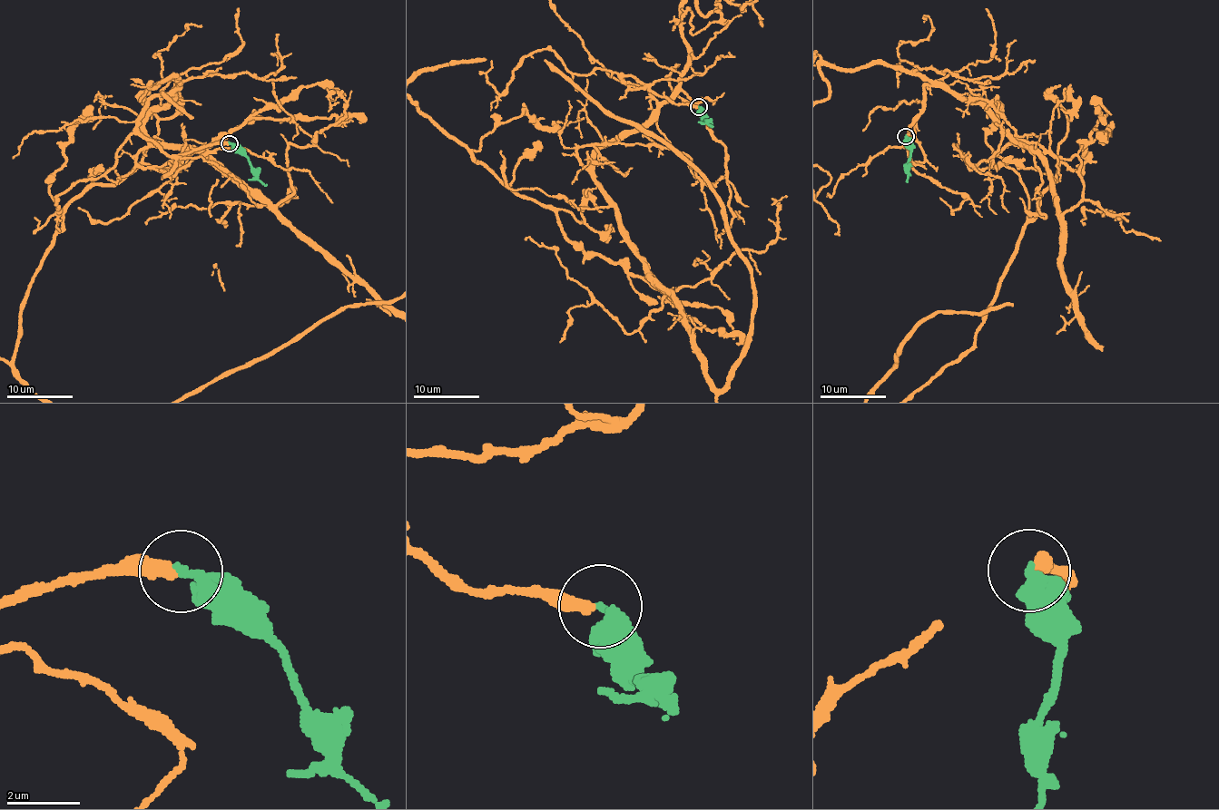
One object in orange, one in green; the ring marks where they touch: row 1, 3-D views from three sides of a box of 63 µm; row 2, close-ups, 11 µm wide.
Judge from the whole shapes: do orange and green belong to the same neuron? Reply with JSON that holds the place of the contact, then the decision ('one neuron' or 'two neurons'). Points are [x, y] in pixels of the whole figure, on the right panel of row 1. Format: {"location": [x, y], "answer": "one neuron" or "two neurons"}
{"location": [905, 136], "answer": "two neurons"}

